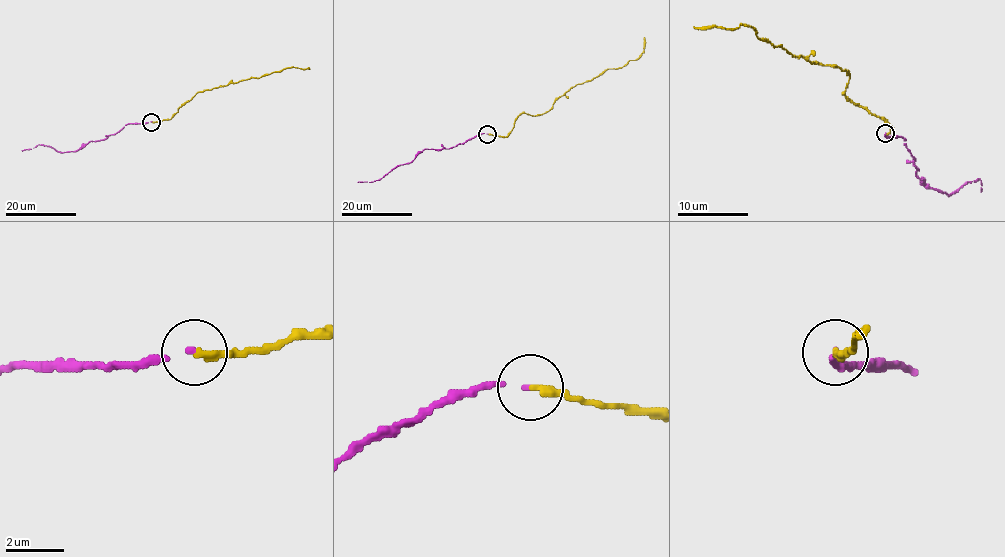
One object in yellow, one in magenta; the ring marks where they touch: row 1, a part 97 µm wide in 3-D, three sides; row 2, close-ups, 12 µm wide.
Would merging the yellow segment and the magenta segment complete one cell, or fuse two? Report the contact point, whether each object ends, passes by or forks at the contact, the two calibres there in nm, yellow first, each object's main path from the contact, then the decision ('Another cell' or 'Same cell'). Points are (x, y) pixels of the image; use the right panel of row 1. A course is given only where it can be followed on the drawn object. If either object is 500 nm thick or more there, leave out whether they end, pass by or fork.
Place: (885, 133). At the ring yellow ends. At the ring magenta ends. Thickness 320 nm (yellow) against 140 nm. Course of yellow: (886, 133), (893, 128), (845, 94), (850, 75), (843, 69), (817, 64), (764, 41), (751, 27), (693, 27). Course of magenta: (886, 133), (886, 136), (903, 138), (916, 159), (916, 174), (926, 186), (947, 195), (978, 179), (981, 189). Same cell

